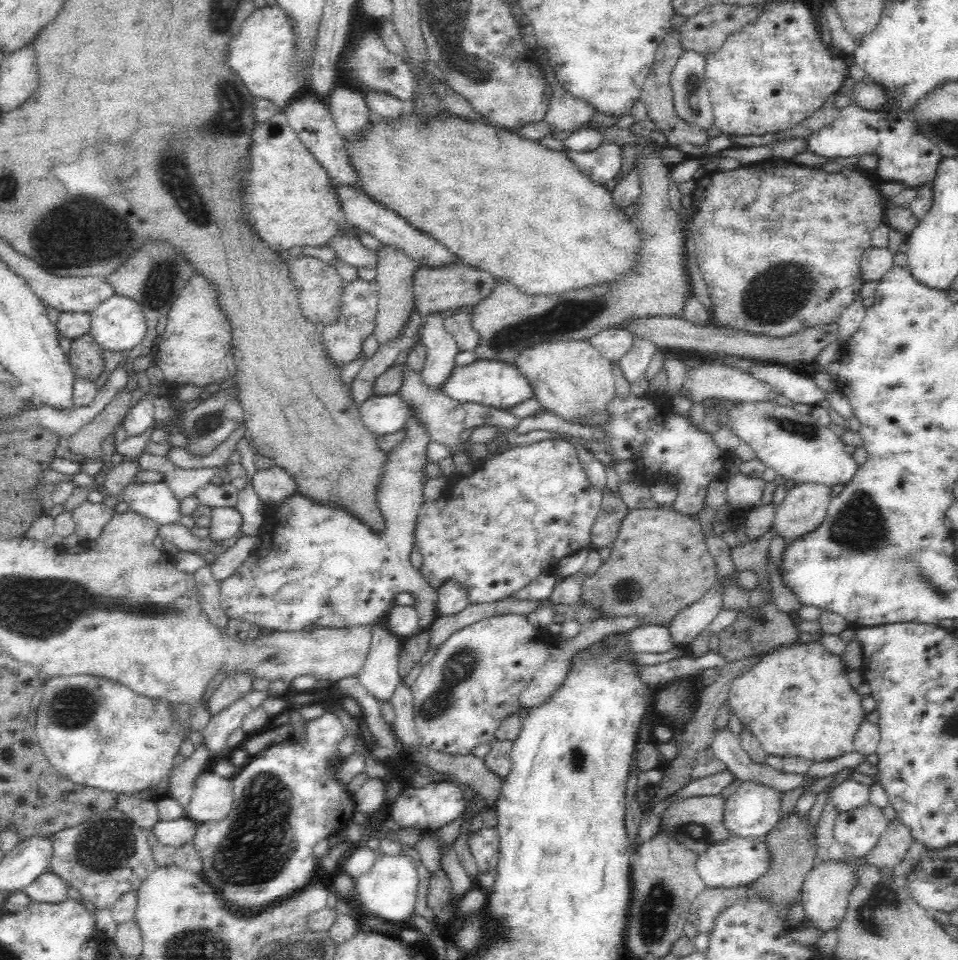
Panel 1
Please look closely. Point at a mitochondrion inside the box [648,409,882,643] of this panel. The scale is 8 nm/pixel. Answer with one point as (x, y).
(803, 429)

